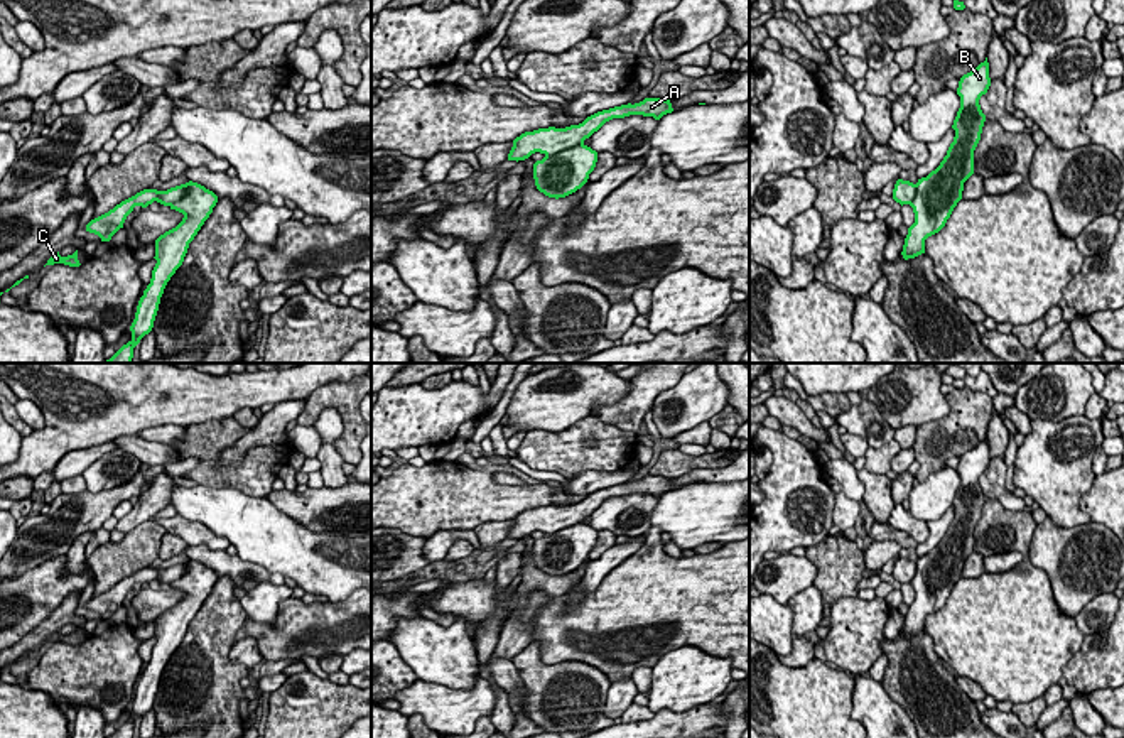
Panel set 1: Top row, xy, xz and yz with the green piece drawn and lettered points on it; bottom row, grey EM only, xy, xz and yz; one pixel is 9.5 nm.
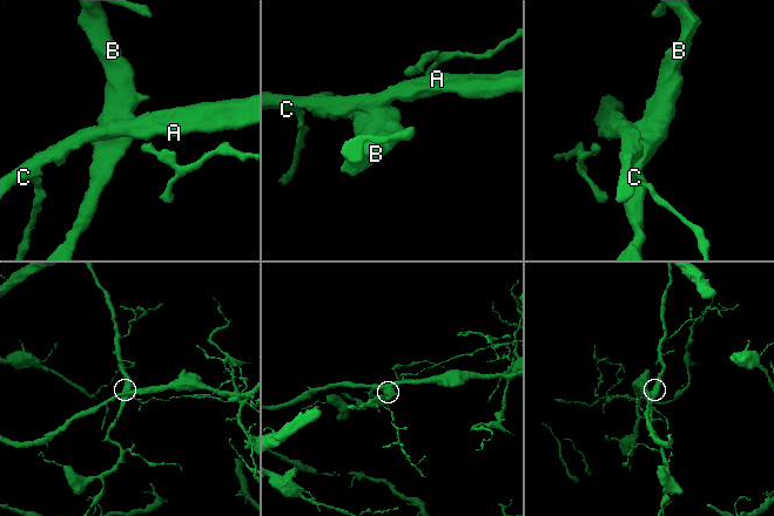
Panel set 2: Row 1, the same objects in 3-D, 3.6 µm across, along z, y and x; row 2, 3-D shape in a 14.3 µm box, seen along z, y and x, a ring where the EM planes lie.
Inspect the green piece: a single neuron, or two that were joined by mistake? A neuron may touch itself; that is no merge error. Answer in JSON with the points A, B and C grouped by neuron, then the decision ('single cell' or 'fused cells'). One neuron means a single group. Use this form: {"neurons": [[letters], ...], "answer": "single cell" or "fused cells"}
{"neurons": [["A", "C"], ["B"]], "answer": "fused cells"}

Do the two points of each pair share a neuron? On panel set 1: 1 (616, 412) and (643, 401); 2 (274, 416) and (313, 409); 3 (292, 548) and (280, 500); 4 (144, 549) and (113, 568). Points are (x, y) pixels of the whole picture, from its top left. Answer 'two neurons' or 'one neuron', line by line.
1: one neuron
2: two neurons
3: two neurons
4: one neuron

